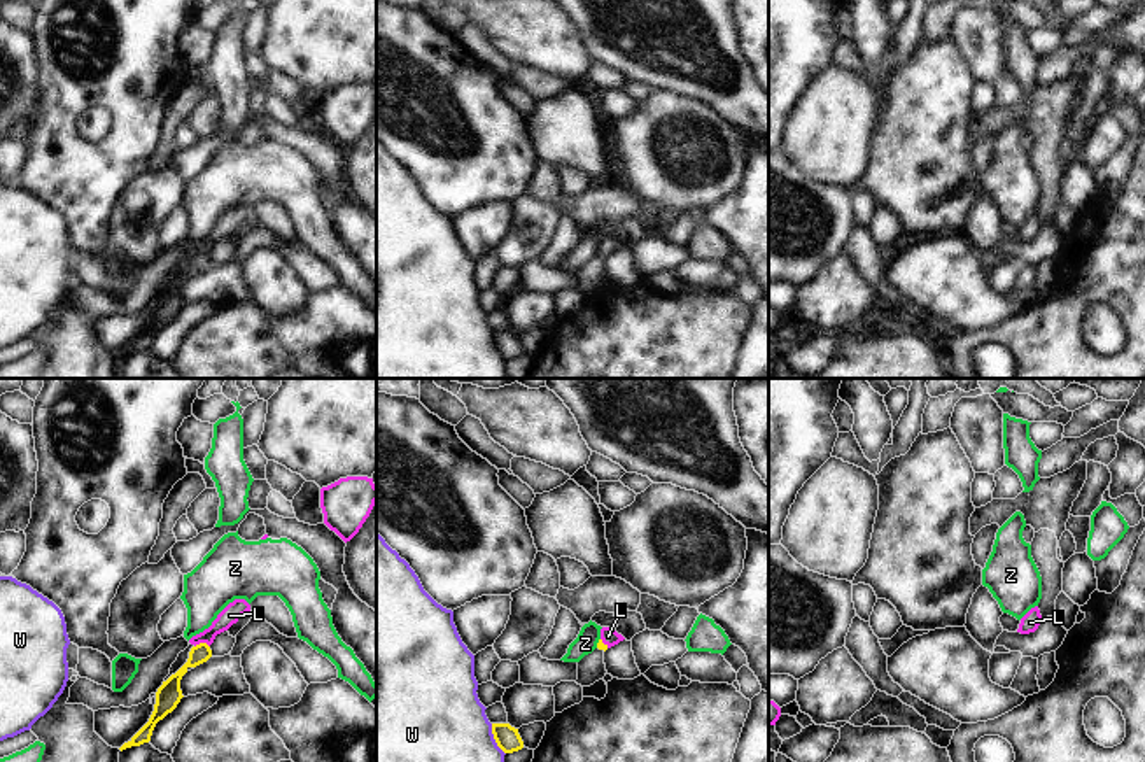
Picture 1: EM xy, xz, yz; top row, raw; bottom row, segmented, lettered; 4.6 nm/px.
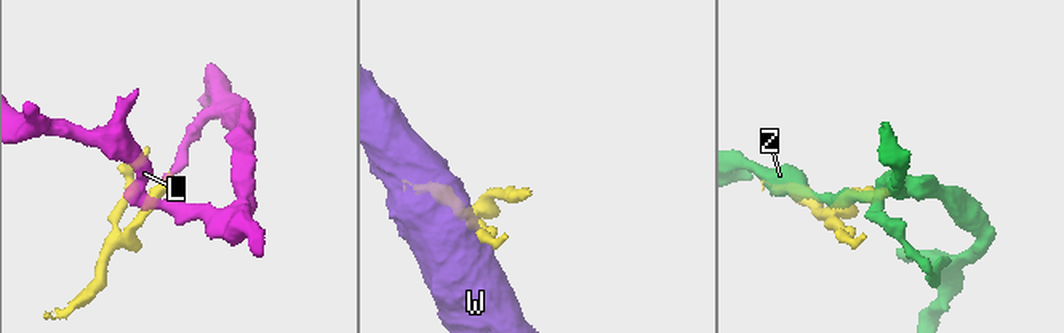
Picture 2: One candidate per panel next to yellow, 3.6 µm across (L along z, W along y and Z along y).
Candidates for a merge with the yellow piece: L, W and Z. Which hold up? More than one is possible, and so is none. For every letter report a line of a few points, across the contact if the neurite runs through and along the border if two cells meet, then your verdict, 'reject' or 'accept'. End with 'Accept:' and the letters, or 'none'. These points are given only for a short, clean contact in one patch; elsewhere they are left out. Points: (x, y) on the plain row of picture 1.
L: line xy (202, 260), (202, 251), (230, 223); accept
W: reject
Z: line xz (599, 246), (596, 254); reject
Accept: L

